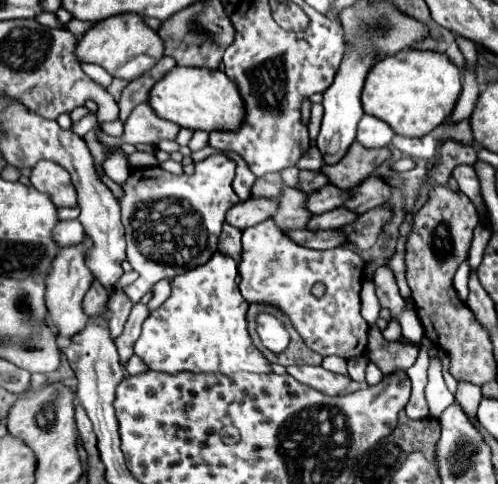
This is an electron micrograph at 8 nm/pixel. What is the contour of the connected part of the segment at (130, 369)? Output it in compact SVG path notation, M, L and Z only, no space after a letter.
M132 355L132 357L126 361L124 369L126 369L126 373L128 373L128 375L142 373L142 371L148 371L148 367L146 367L146 365L140 361L140 357L136 357L136 355Z

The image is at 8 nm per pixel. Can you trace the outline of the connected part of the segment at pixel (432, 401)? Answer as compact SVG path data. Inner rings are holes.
M432 359L430 367L428 367L426 401L428 401L432 417L438 417L448 405L454 403L454 395L448 391L446 383L444 383L444 377L442 377L442 367L436 359Z

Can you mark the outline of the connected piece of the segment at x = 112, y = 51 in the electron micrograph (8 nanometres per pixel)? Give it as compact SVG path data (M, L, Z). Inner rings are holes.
M124 13L94 23L78 41L74 55L80 63L94 63L104 67L112 77L134 81L164 57L164 43L160 41L158 33L142 21L140 15Z

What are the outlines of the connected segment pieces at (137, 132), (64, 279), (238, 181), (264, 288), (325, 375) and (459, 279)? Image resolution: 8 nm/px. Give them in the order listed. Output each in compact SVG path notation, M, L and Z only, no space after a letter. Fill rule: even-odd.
M142 101L138 107L132 109L128 119L124 121L124 133L120 137L112 137L112 135L106 135L102 131L98 131L96 137L104 147L118 147L122 143L156 145L162 139L176 139L178 131L180 131L180 127L176 123L160 119L152 111L150 103Z
M84 241L82 245L74 245L68 249L60 249L58 255L52 261L52 273L46 279L46 307L52 325L56 325L60 337L72 337L84 329L88 323L88 317L82 309L82 299L92 283L92 271L84 265L84 253L92 241Z
M230 153L228 157L236 163L234 191L236 191L236 195L240 197L240 201L242 201L242 199L248 199L248 193L250 193L252 183L254 183L254 179L256 179L256 177L252 175L252 171L248 169L248 165L246 165L246 161L244 161L242 157L236 157L236 153Z
M272 221L258 223L254 227L248 227L242 233L242 263L238 265L240 271L240 293L244 295L246 301L266 301L282 307L288 317L292 319L296 331L304 339L304 343L320 353L322 357L326 355L338 355L342 359L352 359L362 355L366 349L366 339L368 339L368 325L360 315L360 289L362 289L362 273L364 273L364 259L360 253L354 249L348 249L346 245L340 245L330 251L312 251L306 247L296 245L294 241L288 241L282 229L276 229ZM314 283L324 283L326 293L322 299L316 299L310 291Z
M290 365L290 367L286 367L286 371L294 379L298 379L300 383L306 383L306 385L310 385L310 387L326 393L326 395L338 395L350 383L350 377L348 375L336 375L332 371L326 371L324 367Z
M467 257L457 269L453 279L453 285L454 288L456 289L456 293L458 293L458 297L460 297L462 301L466 301L469 294L468 289L469 274L470 268L468 265L468 257Z

